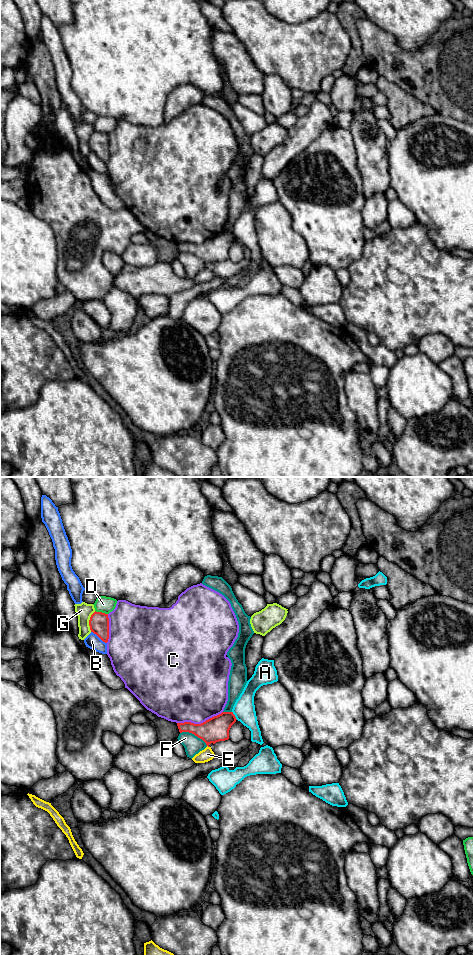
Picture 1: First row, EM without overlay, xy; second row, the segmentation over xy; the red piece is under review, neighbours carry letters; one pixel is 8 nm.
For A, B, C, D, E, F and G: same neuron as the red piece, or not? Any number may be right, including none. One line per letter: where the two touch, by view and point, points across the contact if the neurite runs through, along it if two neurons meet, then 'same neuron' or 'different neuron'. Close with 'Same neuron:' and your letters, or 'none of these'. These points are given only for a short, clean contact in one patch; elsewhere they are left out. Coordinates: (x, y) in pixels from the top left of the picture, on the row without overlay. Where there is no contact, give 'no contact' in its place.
A: xy (234, 235) | different neuron
B: xy (99, 157) | different neuron
C: xy (199, 244) | different neuron
D: xy (101, 132) | different neuron
E: xy (208, 266) | different neuron
F: xy (194, 254) | different neuron
G: xy (89, 141) | different neuron
Same neuron: none of these

